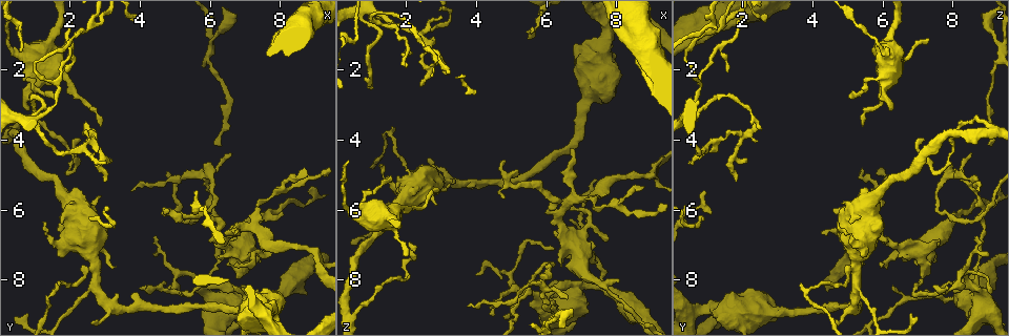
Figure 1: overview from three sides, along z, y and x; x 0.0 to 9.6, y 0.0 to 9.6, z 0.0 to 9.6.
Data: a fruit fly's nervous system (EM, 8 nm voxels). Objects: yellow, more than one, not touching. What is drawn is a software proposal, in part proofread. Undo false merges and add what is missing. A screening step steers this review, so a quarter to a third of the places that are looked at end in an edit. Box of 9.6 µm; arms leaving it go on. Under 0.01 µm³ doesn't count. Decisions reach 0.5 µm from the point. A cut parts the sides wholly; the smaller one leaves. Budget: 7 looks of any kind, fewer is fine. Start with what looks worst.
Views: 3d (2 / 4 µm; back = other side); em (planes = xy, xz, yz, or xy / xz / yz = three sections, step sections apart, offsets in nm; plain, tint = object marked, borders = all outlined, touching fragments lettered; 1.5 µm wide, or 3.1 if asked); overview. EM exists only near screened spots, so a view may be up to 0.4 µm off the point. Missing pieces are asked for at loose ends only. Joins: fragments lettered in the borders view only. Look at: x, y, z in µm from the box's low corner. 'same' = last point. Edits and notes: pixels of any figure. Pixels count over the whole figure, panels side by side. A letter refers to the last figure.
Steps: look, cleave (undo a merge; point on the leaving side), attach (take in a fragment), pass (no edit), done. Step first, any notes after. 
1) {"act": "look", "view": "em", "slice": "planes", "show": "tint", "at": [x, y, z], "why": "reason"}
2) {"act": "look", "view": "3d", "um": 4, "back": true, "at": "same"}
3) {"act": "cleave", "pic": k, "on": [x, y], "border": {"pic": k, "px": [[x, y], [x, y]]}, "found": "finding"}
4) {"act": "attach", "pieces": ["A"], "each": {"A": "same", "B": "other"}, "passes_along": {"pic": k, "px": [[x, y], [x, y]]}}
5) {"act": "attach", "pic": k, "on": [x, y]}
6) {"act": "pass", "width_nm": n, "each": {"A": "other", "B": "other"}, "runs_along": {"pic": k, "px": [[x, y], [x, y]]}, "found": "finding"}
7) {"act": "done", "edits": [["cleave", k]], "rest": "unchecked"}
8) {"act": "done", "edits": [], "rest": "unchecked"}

{"act": "look", "view": "3d", "um": 2, "back": true, "at": [3.25, 7.65, 5.25], "why": "an open end"}

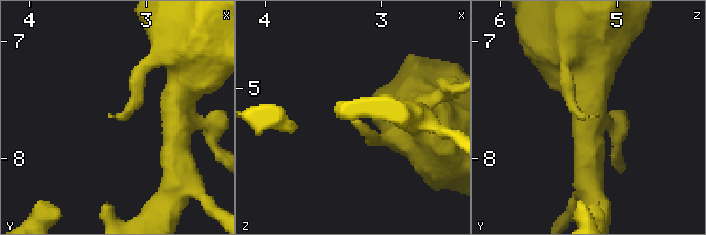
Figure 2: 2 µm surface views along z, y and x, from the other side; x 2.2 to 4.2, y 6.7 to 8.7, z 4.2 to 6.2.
{"act": "look", "view": "em", "slice": "planes", "show": "borders", "at": [3.24, 7.66, 5.28]}

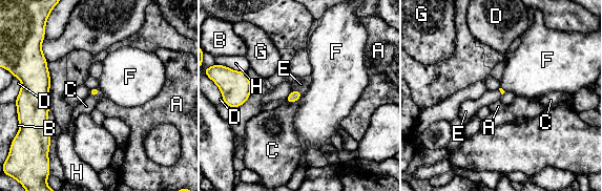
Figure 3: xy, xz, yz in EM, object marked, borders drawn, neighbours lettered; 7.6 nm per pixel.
{"act": "attach", "pieces": ["E"], "each": {"A": "other", "B": "other", "C": "other", "D": "other", "E": "same", "F": "other", "G": "other", "H": "other"}, "passes_along": {"pic": 3, "px": [[294, 96], [296, 90], [300, 84]]}, "found": "the neuron continues"}

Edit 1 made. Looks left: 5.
{"act": "look", "view": "overview", "why": "redraw"}

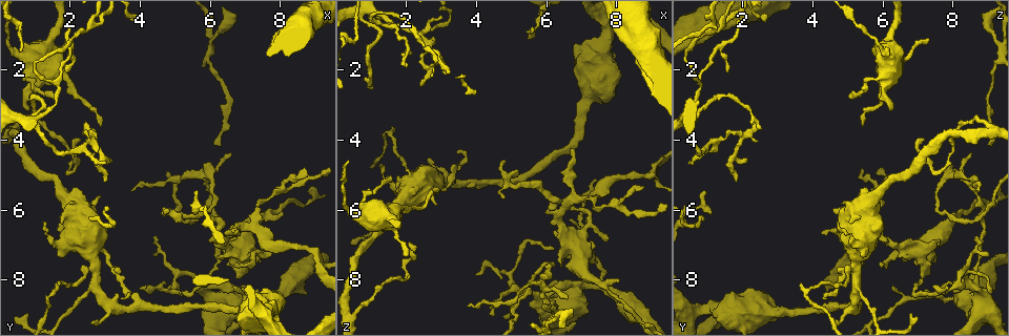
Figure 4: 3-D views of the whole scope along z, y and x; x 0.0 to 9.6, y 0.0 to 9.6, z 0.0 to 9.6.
{"act": "look", "view": "em", "slice": "xz", "step": 8, "show": "borders", "at": [7.90, 1.05, 0.75], "why": "thick end"}

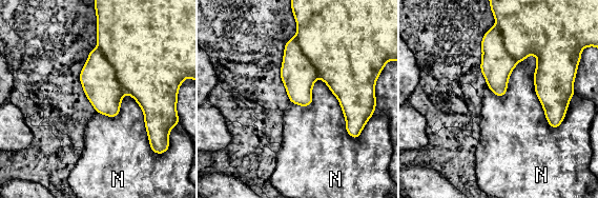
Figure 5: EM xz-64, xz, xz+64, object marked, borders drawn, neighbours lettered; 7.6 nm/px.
{"act": "look", "view": "em", "slice": "planes", "show": "borders", "at": "same", "why": "another direction"}

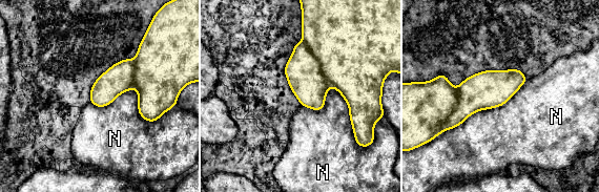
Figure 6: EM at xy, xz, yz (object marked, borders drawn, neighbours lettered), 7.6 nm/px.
{"act": "pass", "each": {"N": "other"}, "found": "no lettered fragment goes on from it"}

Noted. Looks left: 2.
{"act": "look", "view": "em", "slice": "planes", "show": "borders", "at": [3.95, 8.20, 7.85], "why": "branch stops here"}

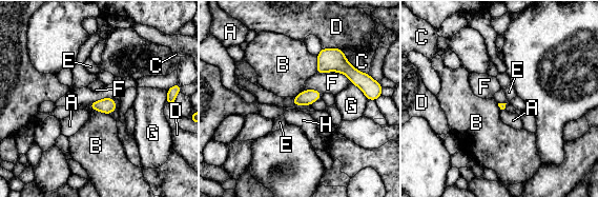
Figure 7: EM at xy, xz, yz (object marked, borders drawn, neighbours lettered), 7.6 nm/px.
{"act": "pass", "each": {"A": "other", "B": "other", "C": "other", "D": "other", "E": "other", "F": "other", "G": "other", "H": "other"}, "border": {"pic": 7, "px": [[87, 105], [109, 115]]}, "found": "no lettered fragment goes on from it"}

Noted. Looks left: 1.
{"act": "done", "edits": [["attach", 3]], "rest": "unchecked"}

